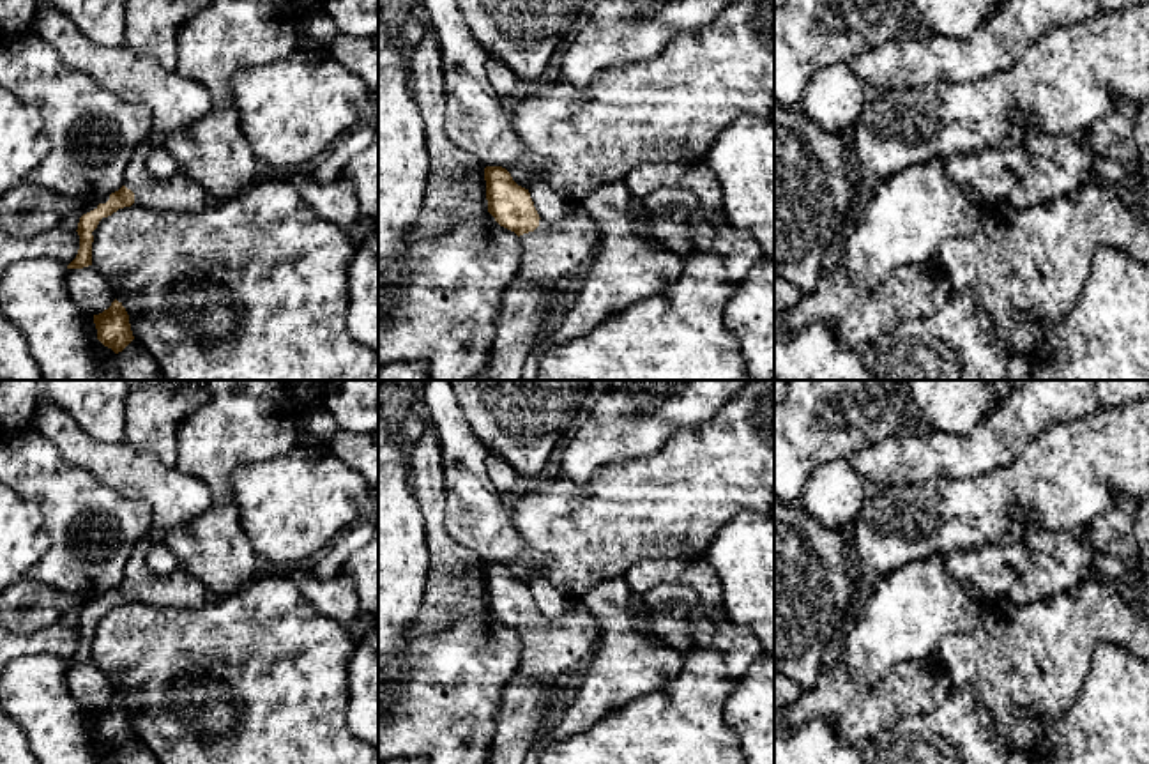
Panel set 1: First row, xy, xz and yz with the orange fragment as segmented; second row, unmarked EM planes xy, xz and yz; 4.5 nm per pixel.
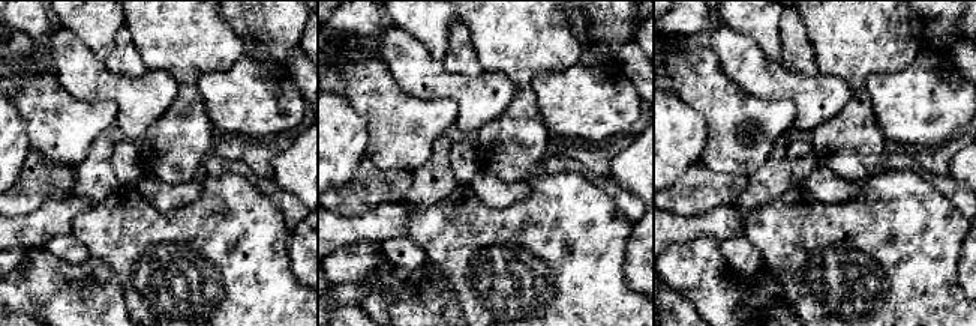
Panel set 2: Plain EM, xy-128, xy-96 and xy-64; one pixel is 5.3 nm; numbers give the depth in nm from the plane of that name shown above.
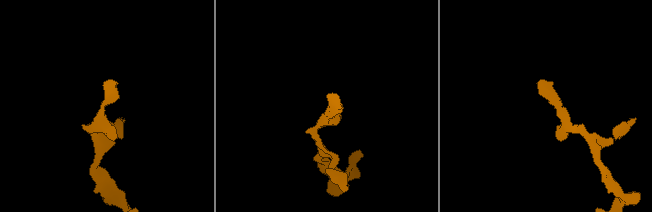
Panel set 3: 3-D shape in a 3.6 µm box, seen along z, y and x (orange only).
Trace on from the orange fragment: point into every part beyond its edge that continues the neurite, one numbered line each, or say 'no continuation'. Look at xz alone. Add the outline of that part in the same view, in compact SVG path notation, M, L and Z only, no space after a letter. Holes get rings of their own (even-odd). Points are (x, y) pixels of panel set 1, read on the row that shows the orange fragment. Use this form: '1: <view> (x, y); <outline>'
1: xz (555, 252); M569 205L559 223L539 219L534 232L520 235L523 281L552 286L574 279L590 262L603 230L578 205Z

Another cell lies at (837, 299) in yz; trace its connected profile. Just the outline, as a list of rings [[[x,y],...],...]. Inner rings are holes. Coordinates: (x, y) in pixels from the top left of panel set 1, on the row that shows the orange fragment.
[[[939,258],[900,265],[871,292],[857,286],[840,264],[822,271],[817,286],[801,294],[794,308],[774,315],[774,341],[815,322],[829,322],[841,347],[864,352],[902,322],[932,317],[951,290]]]

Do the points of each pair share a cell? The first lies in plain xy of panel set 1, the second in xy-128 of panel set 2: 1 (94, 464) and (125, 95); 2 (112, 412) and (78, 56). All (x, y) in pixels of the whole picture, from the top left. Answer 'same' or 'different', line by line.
1: same
2: different

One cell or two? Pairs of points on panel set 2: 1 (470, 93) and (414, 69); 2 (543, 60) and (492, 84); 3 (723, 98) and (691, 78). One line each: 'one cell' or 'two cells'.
1: one cell
2: two cells
3: one cell

